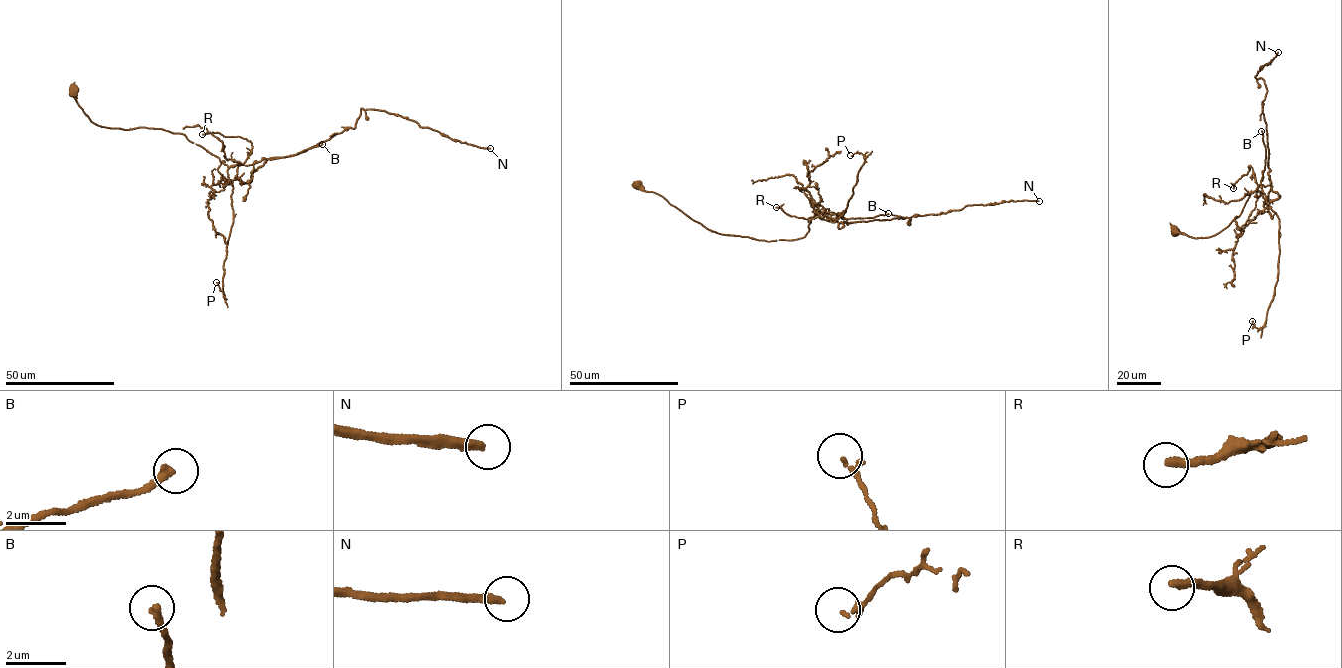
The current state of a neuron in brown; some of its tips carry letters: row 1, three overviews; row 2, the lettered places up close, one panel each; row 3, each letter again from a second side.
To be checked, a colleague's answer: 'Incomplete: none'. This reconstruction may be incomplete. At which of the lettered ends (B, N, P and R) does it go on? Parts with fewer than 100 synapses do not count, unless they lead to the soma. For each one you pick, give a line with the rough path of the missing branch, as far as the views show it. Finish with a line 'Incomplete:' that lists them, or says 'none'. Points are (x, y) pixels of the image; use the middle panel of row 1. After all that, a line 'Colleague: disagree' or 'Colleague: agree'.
Incomplete: N
Colleague: disagree

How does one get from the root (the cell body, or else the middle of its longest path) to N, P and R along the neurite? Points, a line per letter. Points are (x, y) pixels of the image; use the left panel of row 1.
N: (74, 92), (92, 122), (185, 134), (243, 183), (269, 159), (354, 128), (362, 108), (490, 148)
P: (74, 92), (98, 125), (185, 134), (219, 158), (218, 171), (232, 180), (233, 188), (223, 296), (216, 282)
R: (74, 92), (92, 122), (185, 134), (219, 158), (225, 178), (238, 179), (251, 142), (202, 134)

